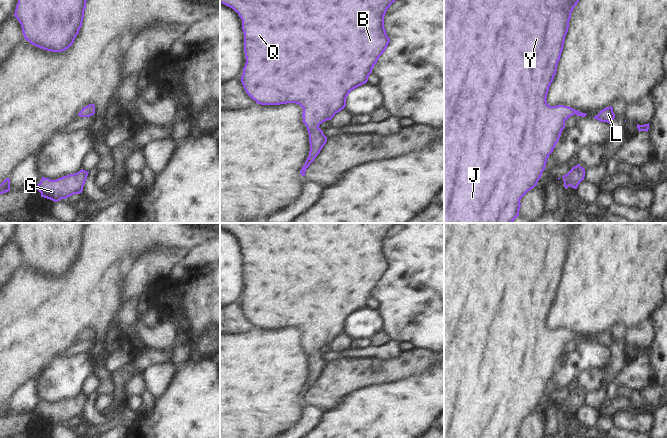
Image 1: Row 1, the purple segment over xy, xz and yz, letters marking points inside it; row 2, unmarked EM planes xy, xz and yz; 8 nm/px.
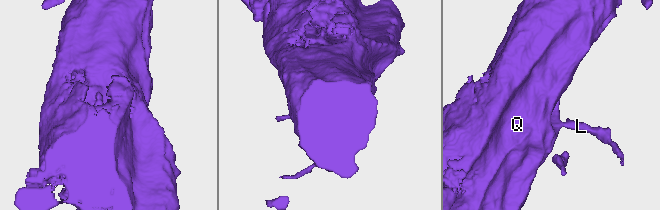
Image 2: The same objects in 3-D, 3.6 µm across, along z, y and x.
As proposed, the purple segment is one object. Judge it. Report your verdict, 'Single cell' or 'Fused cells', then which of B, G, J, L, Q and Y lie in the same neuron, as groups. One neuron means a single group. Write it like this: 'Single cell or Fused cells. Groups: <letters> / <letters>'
Single cell. Groups: B G J L Q Y

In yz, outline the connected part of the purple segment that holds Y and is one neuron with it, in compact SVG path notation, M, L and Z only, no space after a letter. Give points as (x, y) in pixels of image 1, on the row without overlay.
M444 223L444 438L519 438L521 422L533 413L545 394L549 379L553 376L559 365L565 345L576 338L585 341L587 338L577 335L569 330L547 328L549 311L557 295L561 281L565 260L568 256L571 236L580 223Z

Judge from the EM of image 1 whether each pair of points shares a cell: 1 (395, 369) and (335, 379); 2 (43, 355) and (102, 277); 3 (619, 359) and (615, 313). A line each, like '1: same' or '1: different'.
1: same
2: same
3: different

